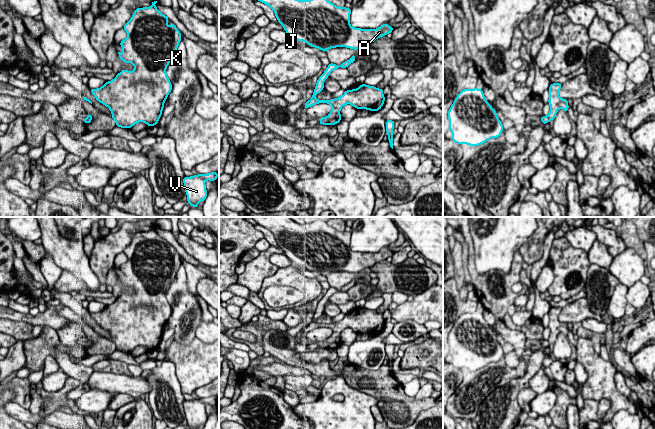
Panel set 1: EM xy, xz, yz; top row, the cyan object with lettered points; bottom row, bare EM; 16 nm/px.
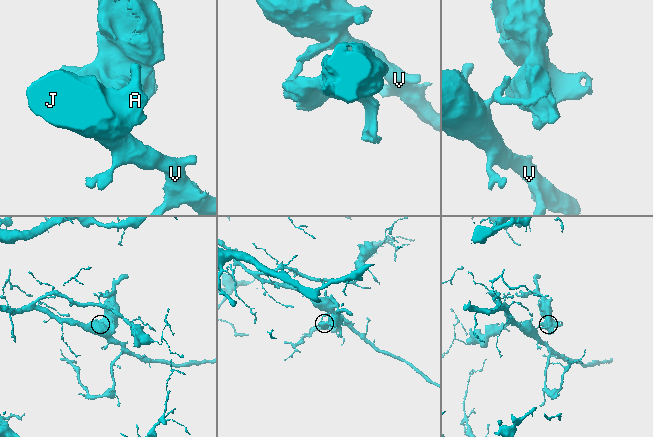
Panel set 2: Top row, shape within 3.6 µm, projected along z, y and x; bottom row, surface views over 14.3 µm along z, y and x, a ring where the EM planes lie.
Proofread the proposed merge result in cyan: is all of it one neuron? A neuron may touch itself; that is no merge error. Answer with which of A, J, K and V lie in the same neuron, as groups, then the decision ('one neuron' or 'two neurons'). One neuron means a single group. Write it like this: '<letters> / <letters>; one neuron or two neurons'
A J V / K; two neurons

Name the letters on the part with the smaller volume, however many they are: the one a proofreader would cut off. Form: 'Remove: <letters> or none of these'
Remove: K

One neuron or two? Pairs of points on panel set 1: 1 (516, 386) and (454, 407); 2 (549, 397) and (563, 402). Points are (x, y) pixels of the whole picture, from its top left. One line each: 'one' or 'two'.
1: two
2: two

